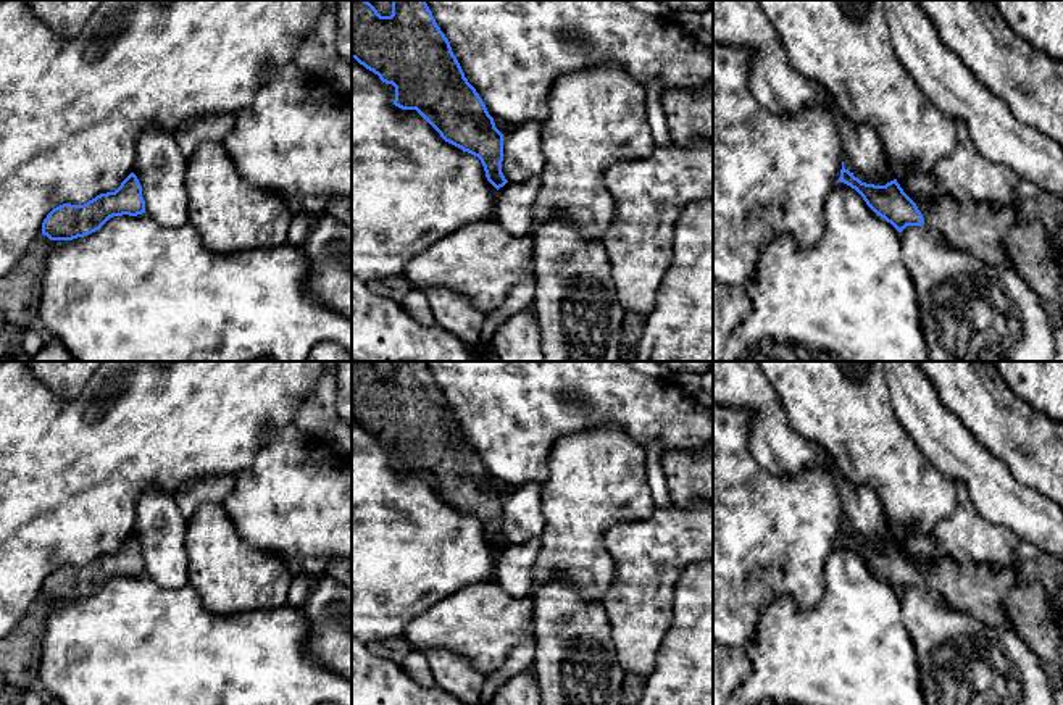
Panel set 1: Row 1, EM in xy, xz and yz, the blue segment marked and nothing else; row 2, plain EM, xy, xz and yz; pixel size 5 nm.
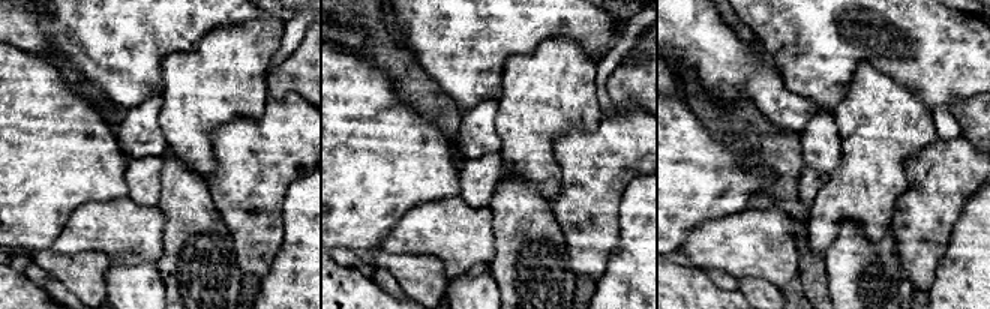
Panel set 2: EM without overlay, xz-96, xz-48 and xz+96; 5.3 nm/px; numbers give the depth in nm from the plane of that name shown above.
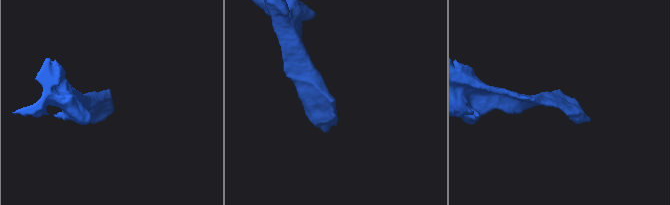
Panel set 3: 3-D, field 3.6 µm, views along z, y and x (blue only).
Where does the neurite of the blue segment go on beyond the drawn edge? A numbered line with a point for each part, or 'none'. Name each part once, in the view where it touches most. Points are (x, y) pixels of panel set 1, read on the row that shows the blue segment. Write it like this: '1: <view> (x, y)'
1: yz (978, 229)

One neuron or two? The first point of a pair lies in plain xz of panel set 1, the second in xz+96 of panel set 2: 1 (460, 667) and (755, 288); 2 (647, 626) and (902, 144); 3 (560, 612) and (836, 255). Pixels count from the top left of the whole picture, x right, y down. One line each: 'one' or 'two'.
1: one
2: two
3: one

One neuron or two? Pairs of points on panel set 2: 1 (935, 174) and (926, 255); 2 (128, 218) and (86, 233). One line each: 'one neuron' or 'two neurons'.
1: one neuron
2: one neuron

